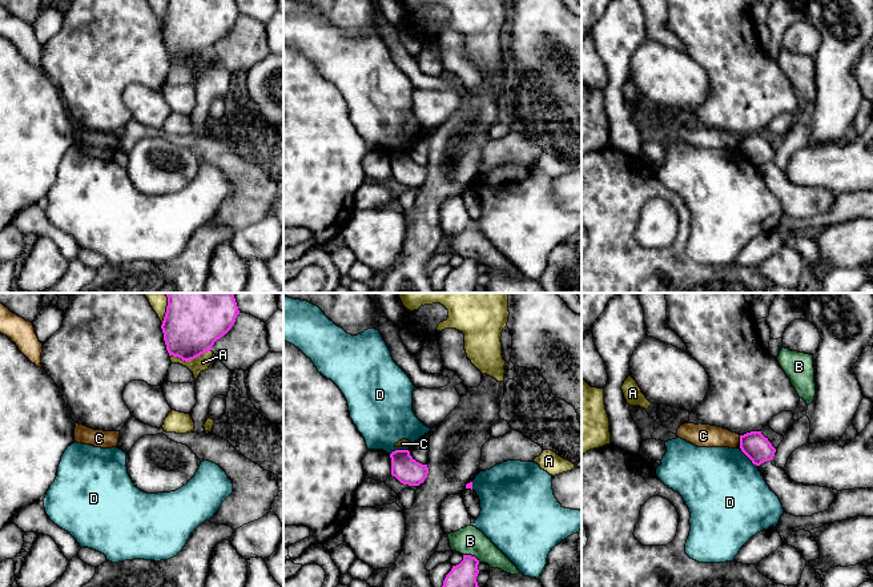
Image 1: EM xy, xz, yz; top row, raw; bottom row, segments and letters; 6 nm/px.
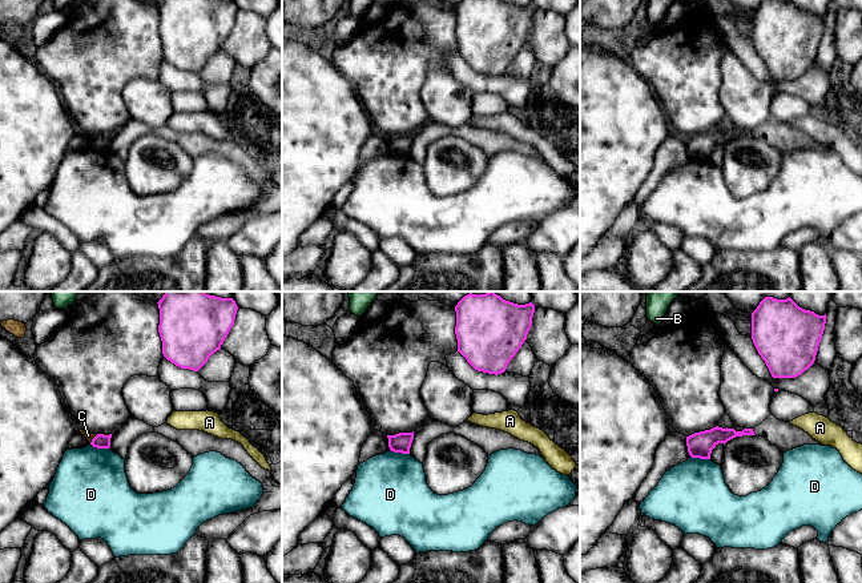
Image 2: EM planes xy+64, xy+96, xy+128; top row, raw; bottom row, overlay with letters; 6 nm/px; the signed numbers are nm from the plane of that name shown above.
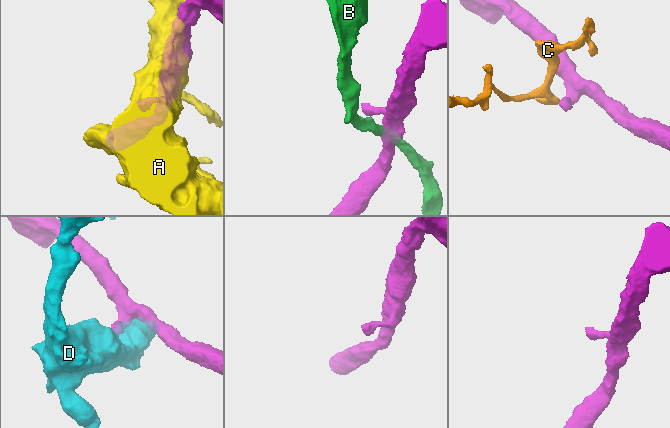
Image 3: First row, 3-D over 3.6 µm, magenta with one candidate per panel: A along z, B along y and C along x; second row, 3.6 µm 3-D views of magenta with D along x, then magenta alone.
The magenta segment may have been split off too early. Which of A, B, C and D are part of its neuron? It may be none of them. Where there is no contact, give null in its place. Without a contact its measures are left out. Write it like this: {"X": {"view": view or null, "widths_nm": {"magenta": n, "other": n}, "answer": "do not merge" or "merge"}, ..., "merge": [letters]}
{"A": {"view": "xy", "widths_nm": {"magenta": 340, "other": 90}, "answer": "do not merge"}, "B": {"view": "xz", "widths_nm": {"magenta": 200, "other": 170}, "answer": "do not merge"}, "C": {"view": "yz", "widths_nm": {"magenta": 160, "other": 140}, "answer": "do not merge"}, "D": {"view": "xz", "widths_nm": {"magenta": 160, "other": 360}, "answer": "do not merge"}, "merge": []}

